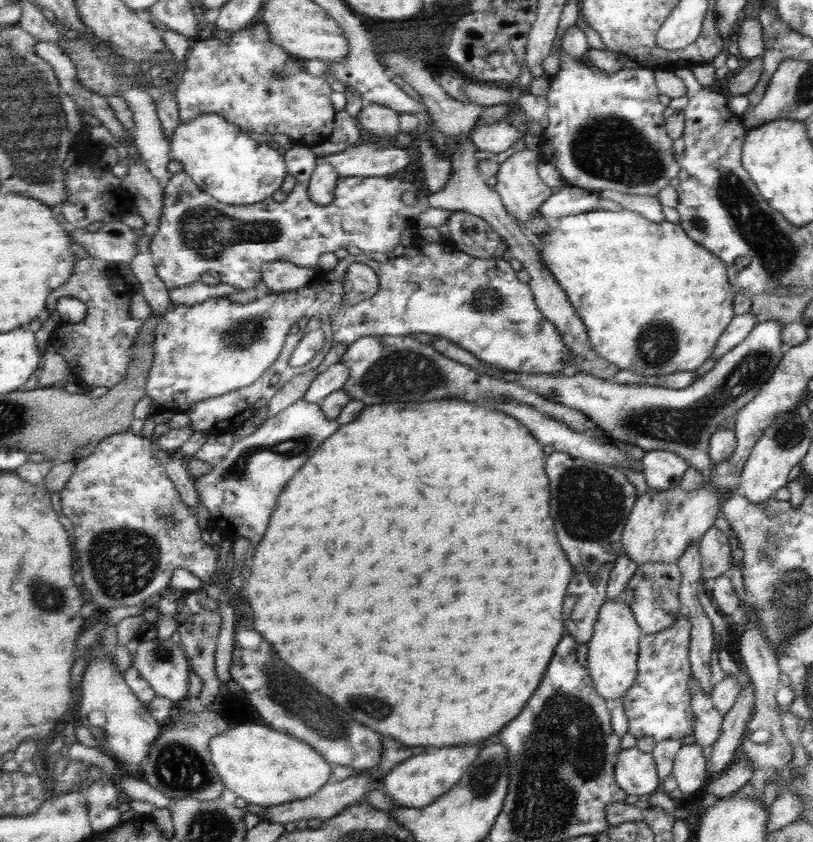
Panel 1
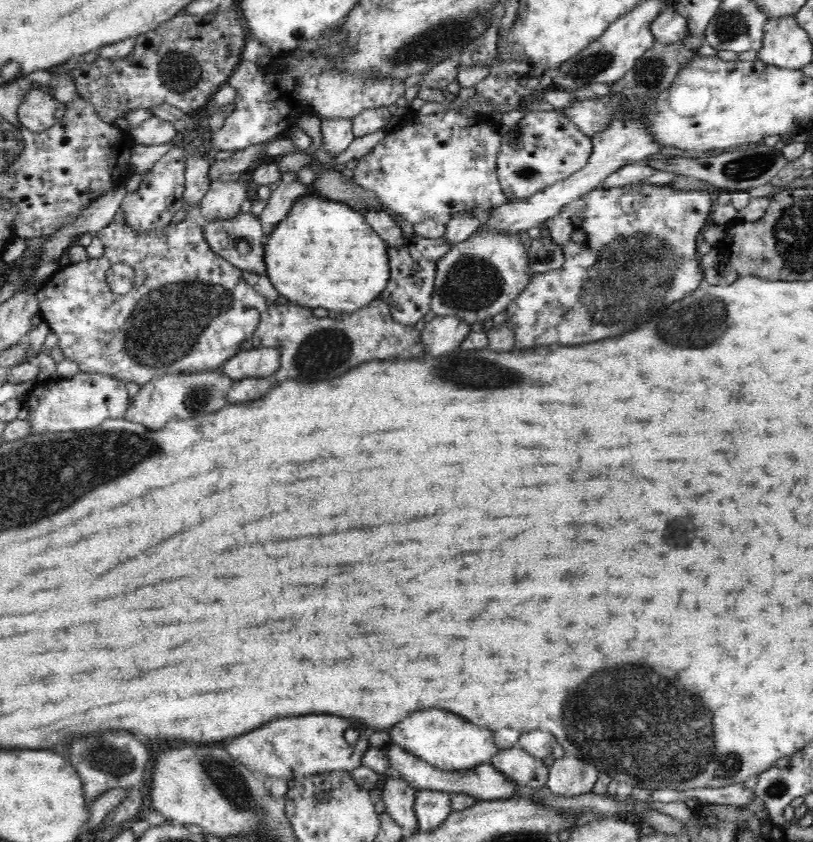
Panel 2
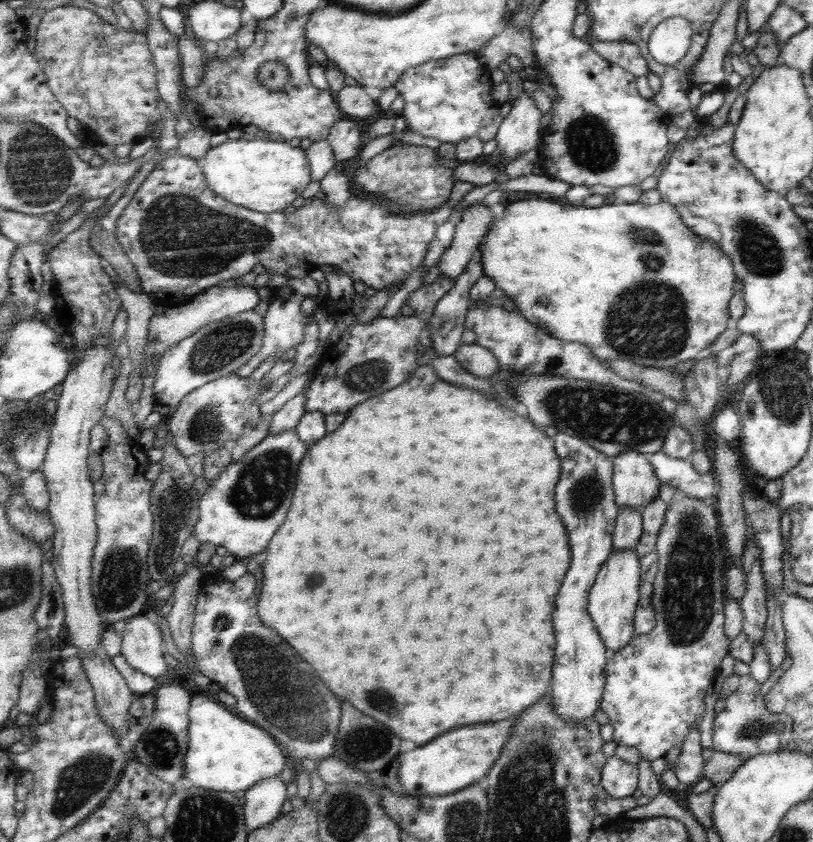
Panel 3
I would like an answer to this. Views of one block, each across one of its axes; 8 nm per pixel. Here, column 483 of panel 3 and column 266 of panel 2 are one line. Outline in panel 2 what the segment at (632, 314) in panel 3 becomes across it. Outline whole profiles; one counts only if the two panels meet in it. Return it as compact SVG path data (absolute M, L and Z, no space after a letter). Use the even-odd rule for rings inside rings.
M316 192L306 194L292 206L290 216L274 228L274 234L270 234L264 250L266 270L272 286L276 292L280 292L280 296L286 296L290 302L300 306L322 306L340 314L352 314L362 310L374 298L380 298L392 276L388 242L366 224L364 214L356 212L354 206L326 200Z

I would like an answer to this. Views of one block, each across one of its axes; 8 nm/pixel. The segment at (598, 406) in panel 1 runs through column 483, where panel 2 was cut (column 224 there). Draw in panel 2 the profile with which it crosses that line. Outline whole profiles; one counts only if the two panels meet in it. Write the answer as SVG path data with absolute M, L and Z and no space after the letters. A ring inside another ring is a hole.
M264 346L262 350L246 350L228 358L222 366L224 374L234 382L242 378L270 378L282 366L282 352Z

